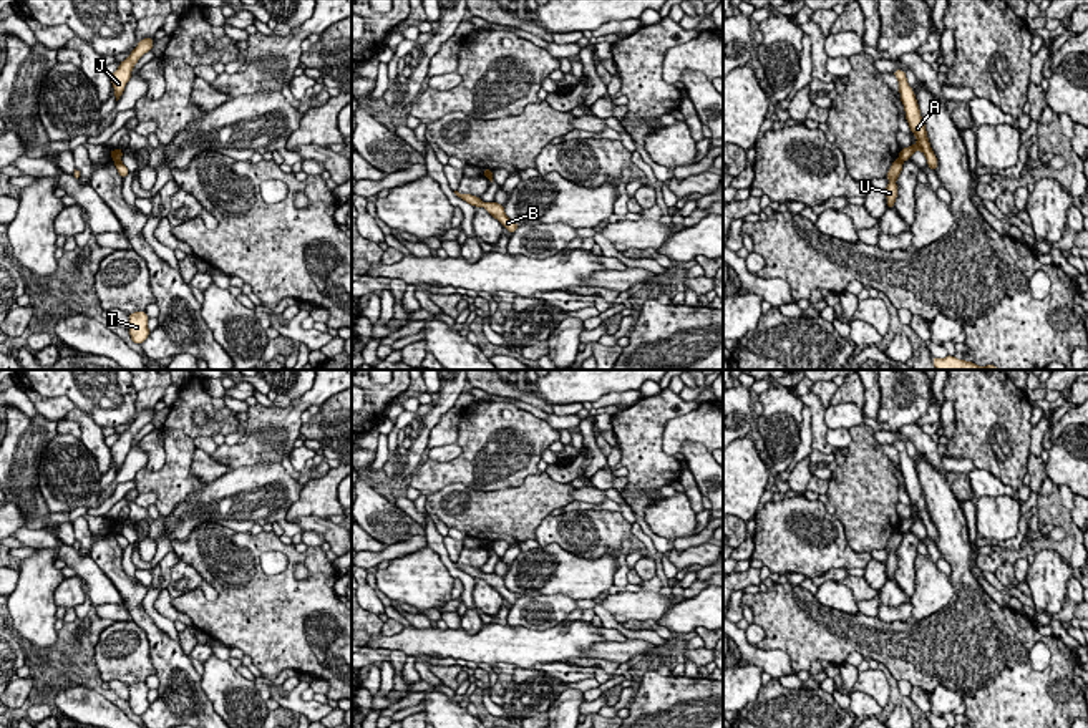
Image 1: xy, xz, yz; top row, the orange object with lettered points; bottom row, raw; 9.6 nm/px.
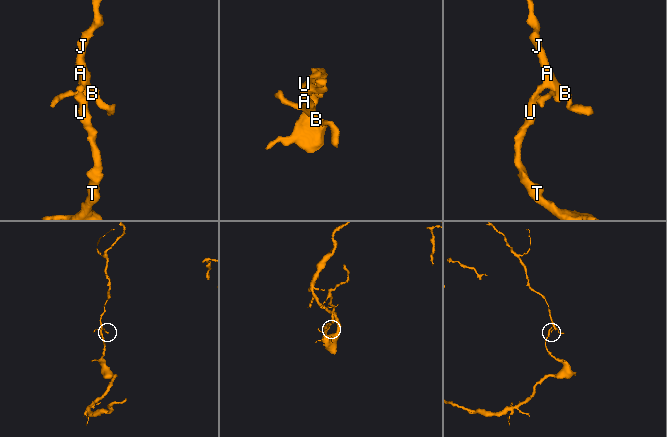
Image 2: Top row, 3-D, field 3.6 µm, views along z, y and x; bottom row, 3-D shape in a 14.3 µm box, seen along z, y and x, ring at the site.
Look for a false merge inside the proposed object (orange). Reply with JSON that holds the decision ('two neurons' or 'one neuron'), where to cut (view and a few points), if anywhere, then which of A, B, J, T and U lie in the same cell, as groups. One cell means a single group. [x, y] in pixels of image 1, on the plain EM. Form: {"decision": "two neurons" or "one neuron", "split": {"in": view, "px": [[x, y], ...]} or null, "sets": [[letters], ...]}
{"decision": "two neurons", "split": {"in": "yz", "px": [[899, 529], [903, 533]]}, "sets": [["A", "B", "J"], ["T", "U"]]}

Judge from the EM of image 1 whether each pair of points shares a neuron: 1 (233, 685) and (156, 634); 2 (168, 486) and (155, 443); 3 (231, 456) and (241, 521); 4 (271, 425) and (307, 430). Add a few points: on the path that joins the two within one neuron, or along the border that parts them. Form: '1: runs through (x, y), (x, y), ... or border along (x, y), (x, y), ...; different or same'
1: border along (199, 675), (203, 692), (216, 710); different
2: border along (161, 430), (165, 463), (158, 470), (148, 471); different
3: border along (271, 461), (231, 470); different
4: border along (302, 425), (299, 433); different

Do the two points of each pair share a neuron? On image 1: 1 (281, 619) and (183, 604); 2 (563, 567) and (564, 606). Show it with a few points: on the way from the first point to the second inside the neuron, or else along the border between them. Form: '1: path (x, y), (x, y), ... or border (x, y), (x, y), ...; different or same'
1: path (256, 616), (208, 616); same
2: border (526, 596), (564, 594), (576, 601); different

